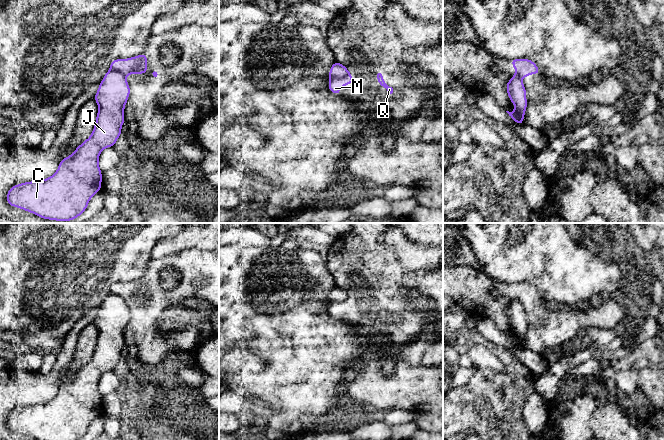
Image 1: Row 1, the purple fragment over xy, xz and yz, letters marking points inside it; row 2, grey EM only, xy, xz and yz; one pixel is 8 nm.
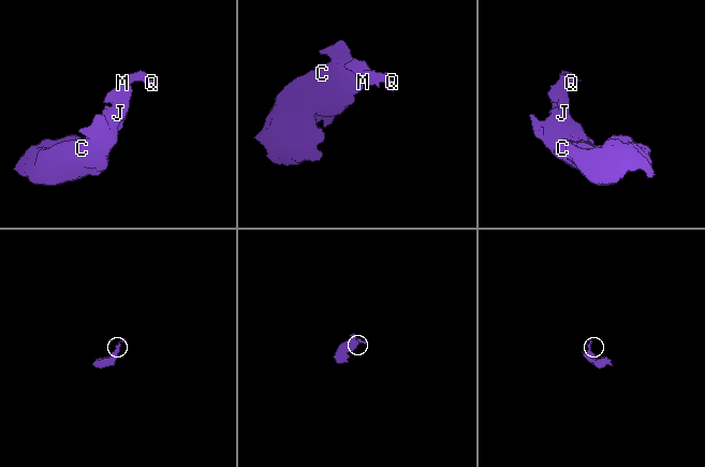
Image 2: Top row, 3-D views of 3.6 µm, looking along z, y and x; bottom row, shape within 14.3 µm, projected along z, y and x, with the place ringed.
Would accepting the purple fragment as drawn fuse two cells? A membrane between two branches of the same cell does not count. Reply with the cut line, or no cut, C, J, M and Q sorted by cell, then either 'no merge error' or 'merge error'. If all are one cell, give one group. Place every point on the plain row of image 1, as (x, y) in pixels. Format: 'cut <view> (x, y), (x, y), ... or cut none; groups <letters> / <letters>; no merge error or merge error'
cut xz (348, 295), (343, 300), (330, 302); groups C J / M Q; merge error

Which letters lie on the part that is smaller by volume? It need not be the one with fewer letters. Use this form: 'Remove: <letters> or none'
Remove: M, Q

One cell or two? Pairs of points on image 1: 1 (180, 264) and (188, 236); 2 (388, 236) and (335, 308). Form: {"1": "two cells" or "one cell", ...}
{"1": "two cells", "2": "two cells"}

